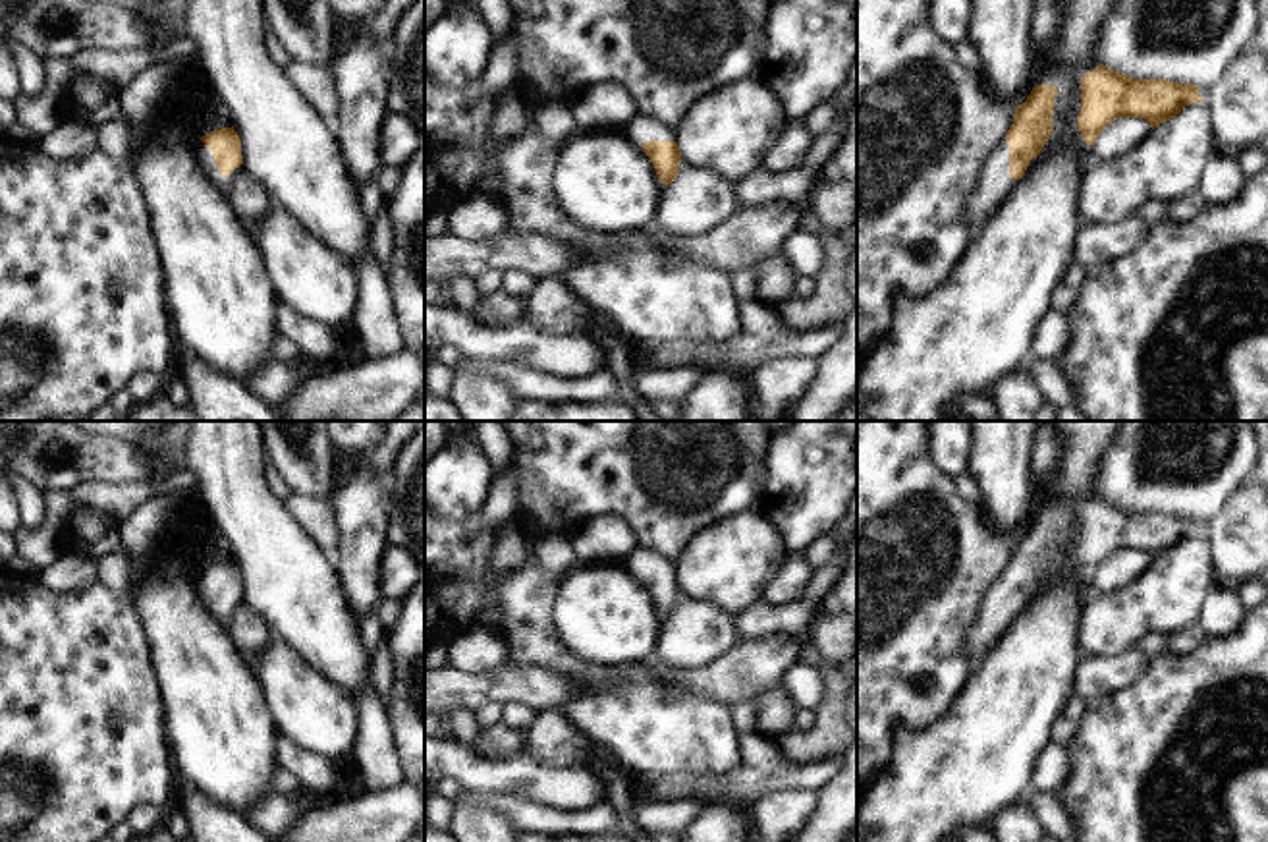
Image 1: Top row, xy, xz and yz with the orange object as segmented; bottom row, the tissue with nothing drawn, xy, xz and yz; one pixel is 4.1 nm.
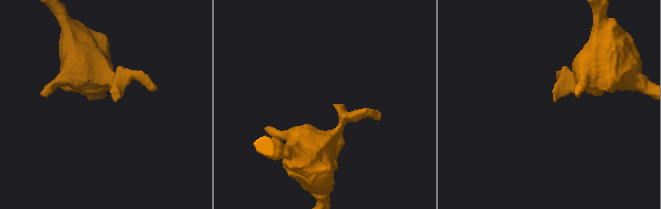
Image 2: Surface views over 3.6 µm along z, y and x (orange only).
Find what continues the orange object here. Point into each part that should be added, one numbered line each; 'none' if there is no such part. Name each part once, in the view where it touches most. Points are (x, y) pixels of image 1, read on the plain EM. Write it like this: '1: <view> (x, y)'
1: xy (213, 599)

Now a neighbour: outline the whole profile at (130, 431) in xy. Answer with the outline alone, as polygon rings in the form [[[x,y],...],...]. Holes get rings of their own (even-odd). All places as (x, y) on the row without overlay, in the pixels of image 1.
[[[71,421],[89,435],[118,438],[124,442],[143,444],[147,436],[156,438],[160,429],[170,433],[185,431],[187,421]]]

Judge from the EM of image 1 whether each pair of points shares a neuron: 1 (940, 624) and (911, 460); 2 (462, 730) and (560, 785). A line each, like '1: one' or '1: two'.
1: one
2: two

